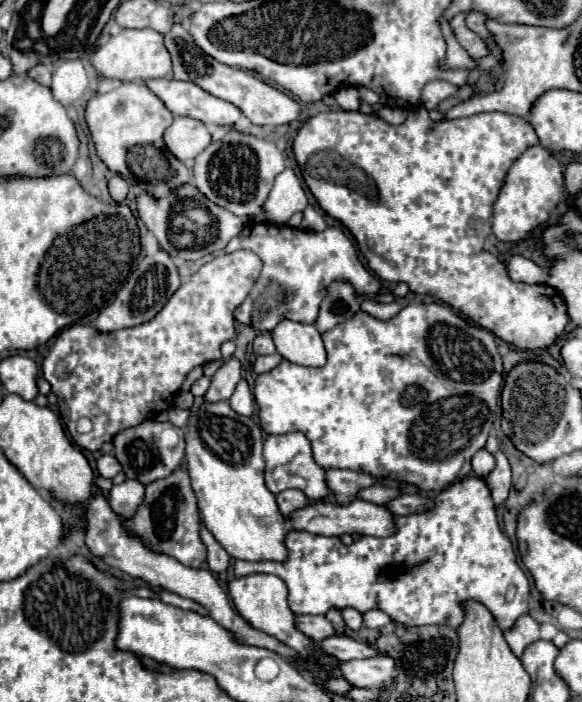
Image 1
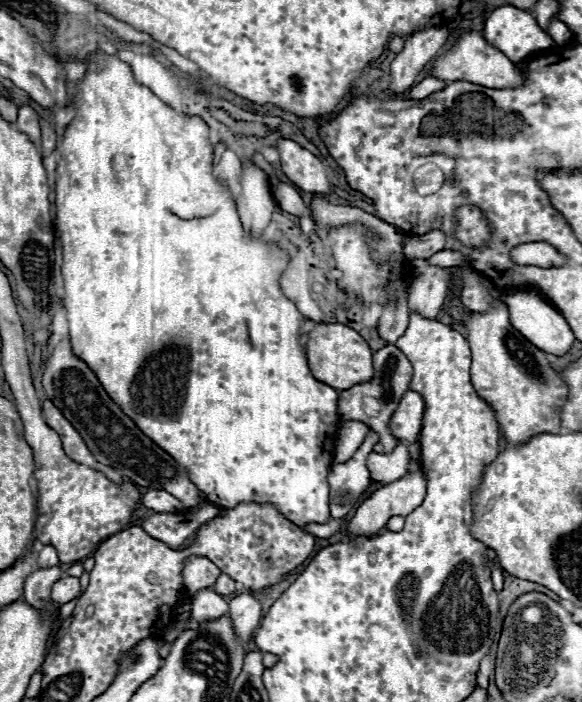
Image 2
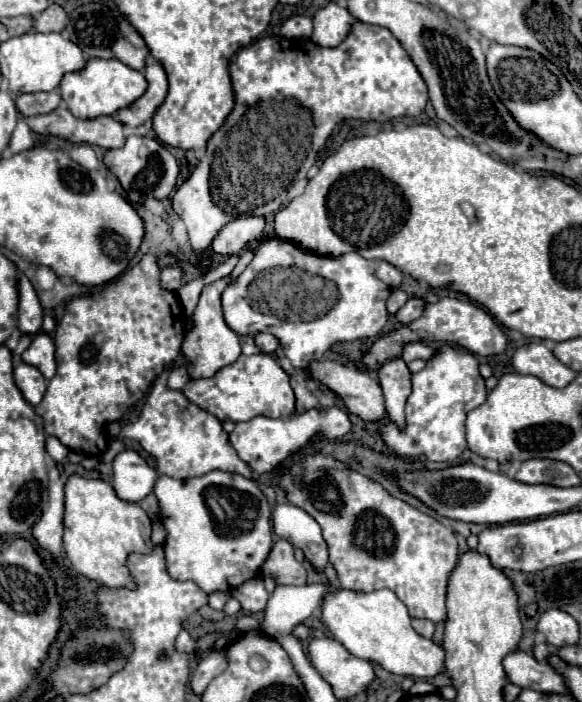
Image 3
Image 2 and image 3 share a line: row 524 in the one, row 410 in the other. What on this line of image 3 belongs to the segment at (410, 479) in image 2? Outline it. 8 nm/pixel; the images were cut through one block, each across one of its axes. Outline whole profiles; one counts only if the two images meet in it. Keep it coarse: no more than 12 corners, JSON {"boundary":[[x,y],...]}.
{"boundary":[[312,360],[308,374],[366,422],[384,418],[384,396],[368,372]]}

